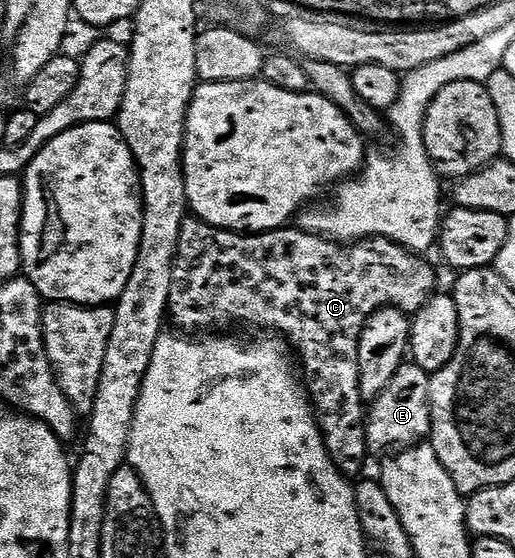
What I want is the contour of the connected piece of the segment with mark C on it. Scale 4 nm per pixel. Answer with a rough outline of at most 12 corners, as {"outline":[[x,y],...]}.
{"outline":[[191,215],[169,317],[299,345],[329,455],[369,445],[359,340],[435,273],[386,239]]}

